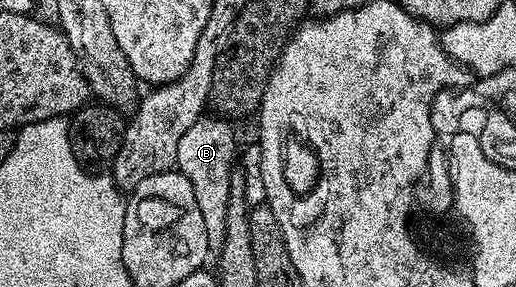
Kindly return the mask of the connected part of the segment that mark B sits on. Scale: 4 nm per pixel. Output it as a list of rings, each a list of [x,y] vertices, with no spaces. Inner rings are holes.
[[[202,115],[179,138],[179,154],[175,165],[176,171],[182,172],[191,182],[191,190],[195,190],[195,202],[199,202],[199,214],[203,214],[203,226],[207,230],[210,249],[220,249],[225,237],[225,216],[227,214],[227,198],[231,190],[231,174],[235,171],[233,151],[237,148],[237,140],[233,137],[234,125],[220,115]]]

